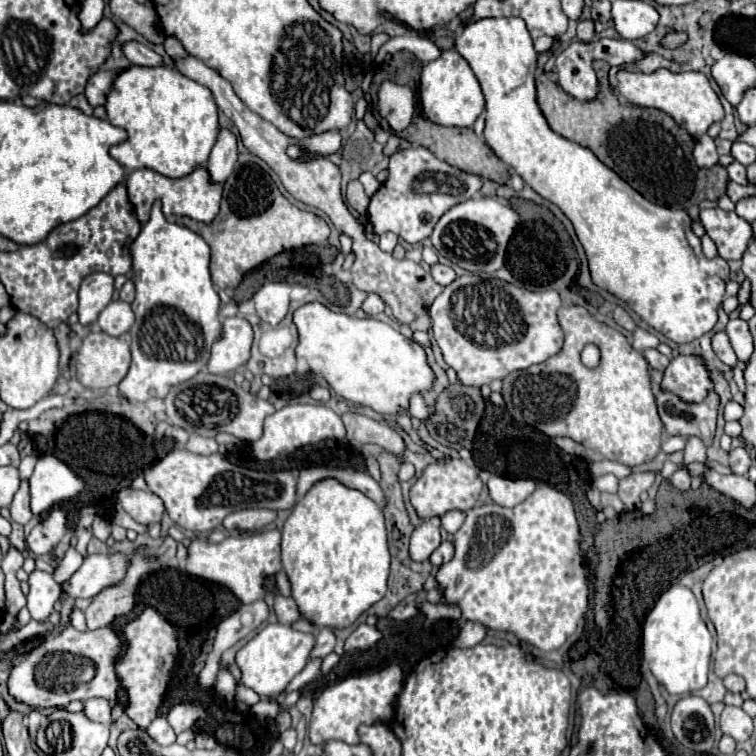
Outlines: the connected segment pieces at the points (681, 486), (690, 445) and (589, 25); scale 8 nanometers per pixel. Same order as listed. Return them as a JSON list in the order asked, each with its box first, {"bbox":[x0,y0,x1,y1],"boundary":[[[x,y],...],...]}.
[{"bbox":[668,469,692,491],"boundary":[[[680,469],[680,471],[676,471],[668,481],[670,481],[678,491],[688,491],[688,489],[690,489],[690,481],[692,481],[692,477],[690,477],[684,469]]]},{"bbox":[684,437,706,463],"boundary":[[[688,437],[684,449],[684,463],[692,463],[692,461],[700,461],[700,463],[706,461],[706,445],[696,437]]]},{"bbox":[578,21,594,41],"boundary":[[[578,21],[578,39],[590,41],[594,37],[594,23],[592,21]]]}]

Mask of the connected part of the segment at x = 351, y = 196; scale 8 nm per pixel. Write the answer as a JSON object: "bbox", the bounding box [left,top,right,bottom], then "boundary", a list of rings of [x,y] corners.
{"bbox":[346,181,370,215],"boundary":[[[350,181],[350,183],[348,183],[346,199],[348,199],[348,205],[354,207],[360,215],[366,215],[366,211],[368,211],[368,203],[370,203],[370,197],[364,193],[364,187],[362,187],[360,181]]]}

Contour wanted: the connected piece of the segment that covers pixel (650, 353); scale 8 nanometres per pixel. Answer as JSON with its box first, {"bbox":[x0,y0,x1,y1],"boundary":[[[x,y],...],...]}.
{"bbox":[644,349,670,371],"boundary":[[[646,349],[644,357],[650,363],[650,367],[654,367],[658,371],[664,371],[664,367],[670,363],[670,359],[666,355],[662,355],[658,349]]]}

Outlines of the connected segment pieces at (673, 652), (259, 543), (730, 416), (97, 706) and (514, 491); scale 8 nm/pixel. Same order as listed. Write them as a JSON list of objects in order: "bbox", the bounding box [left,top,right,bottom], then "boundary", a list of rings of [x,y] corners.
[{"bbox":[642,587,712,693],"boundary":[[[668,587],[668,591],[660,595],[654,609],[646,617],[642,649],[652,675],[666,687],[668,693],[692,693],[706,685],[712,655],[712,635],[706,623],[702,621],[696,597],[688,587]]]},{"bbox":[186,529,280,603],"boundary":[[[270,529],[252,537],[226,537],[222,543],[210,543],[204,537],[192,537],[186,557],[186,571],[206,581],[230,589],[240,603],[264,599],[264,579],[280,571],[280,531]]]},{"bbox":[724,401,742,421],"boundary":[[[730,401],[726,407],[724,407],[724,419],[726,421],[738,421],[742,417],[742,405],[736,403],[736,401]]]},{"bbox":[84,699,112,725],"boundary":[[[88,699],[84,701],[84,711],[88,715],[88,719],[110,725],[112,721],[112,705],[108,699]]]},{"bbox":[488,475,536,507],"boundary":[[[492,475],[488,479],[488,489],[490,489],[490,497],[494,503],[502,507],[516,507],[536,489],[536,483],[530,479],[512,481],[512,479]]]}]

